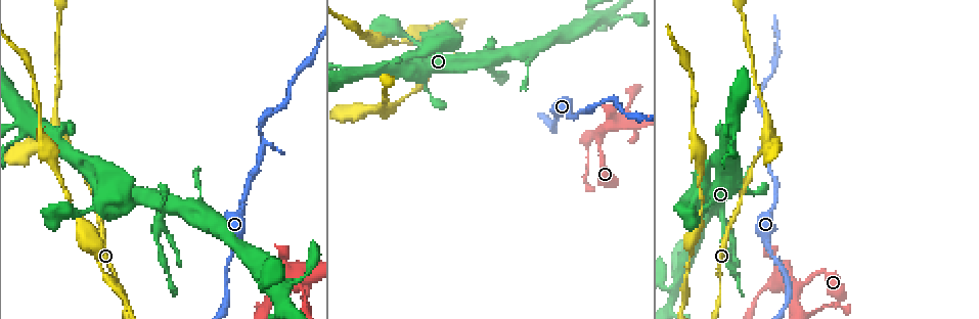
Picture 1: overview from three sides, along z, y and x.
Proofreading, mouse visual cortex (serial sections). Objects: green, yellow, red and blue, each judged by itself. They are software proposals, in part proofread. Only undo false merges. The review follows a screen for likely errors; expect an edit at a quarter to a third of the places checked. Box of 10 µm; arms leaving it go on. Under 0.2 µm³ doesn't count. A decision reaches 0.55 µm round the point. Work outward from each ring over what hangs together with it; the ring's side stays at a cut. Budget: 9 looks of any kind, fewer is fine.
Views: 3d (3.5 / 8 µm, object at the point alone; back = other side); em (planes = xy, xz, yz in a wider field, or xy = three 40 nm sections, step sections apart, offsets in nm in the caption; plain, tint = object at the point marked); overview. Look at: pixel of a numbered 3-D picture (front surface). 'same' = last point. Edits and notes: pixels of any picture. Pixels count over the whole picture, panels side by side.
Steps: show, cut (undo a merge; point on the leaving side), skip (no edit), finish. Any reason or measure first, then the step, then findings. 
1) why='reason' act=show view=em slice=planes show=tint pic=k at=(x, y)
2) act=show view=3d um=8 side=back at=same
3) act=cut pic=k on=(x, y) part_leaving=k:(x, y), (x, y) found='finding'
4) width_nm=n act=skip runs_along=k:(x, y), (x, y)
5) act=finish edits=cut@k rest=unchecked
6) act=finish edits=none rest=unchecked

why='a narrow waist' act=show view=3d um=3.5 pic=1 at=(589, 114)

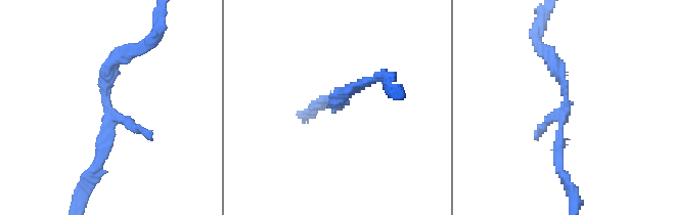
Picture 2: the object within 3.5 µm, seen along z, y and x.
why='now the EM' act=show view=em slice=xy step=3 show=plain pic=2 at=(108, 94)

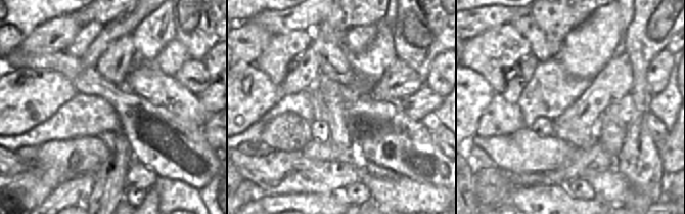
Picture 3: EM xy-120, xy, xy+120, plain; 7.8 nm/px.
why='where the object lies' act=show view=em slice=xy step=3 show=tint at=same

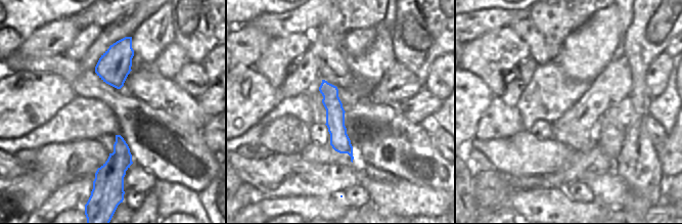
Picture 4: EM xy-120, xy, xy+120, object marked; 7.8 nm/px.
width_nm=150 act=skip runs_along=2:(103, 156), (106, 71), (138, 49) found='all the same cell'

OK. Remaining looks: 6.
why='three-way junction' act=show view=3d um=3.5 pic=1 at=(601, 21)

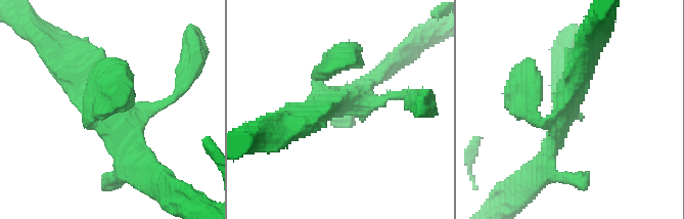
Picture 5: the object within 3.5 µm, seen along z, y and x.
act=show view=em slice=xy step=2 show=tint pic=5 at=(565, 104)

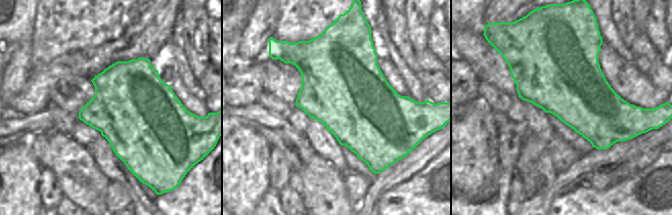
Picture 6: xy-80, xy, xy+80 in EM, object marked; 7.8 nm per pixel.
act=skip found='continuous, no second cell'

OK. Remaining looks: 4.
why='branch point' act=show view=3d um=3.5 side=back pic=1 at=(800, 286)

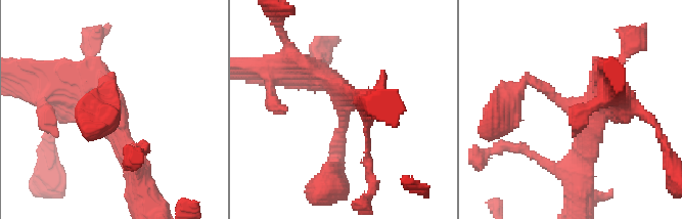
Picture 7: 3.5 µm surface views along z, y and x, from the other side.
act=show view=em slice=xy step=3 show=tint pic=7 at=(343, 105)

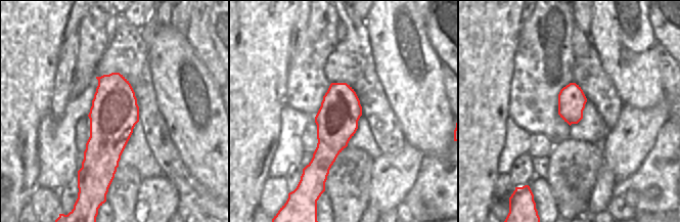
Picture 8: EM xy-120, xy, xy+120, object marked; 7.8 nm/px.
act=skip runs_along=7:(333, 161), (344, 95), (297, 69) found='one cell here'

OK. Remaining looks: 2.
why='thin arm on a thick one' act=show view=em slice=xy step=3 show=tint pic=1 at=(356, 73)

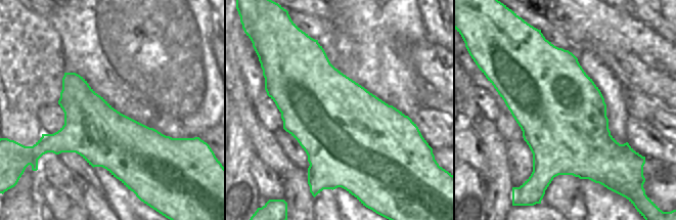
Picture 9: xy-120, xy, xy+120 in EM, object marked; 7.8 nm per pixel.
why='see where the arms go' act=show view=3d um=3.5 side=back at=same

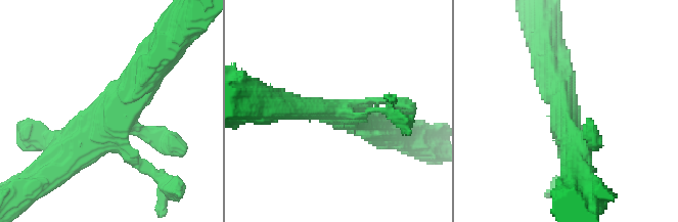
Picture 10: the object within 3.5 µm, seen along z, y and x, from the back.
width_nm=750 act=skip runs_along=10:(52, 169), (103, 129), (147, 72) found='all the same cell'

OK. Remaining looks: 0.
act=finish edits=none rest=unchecked

